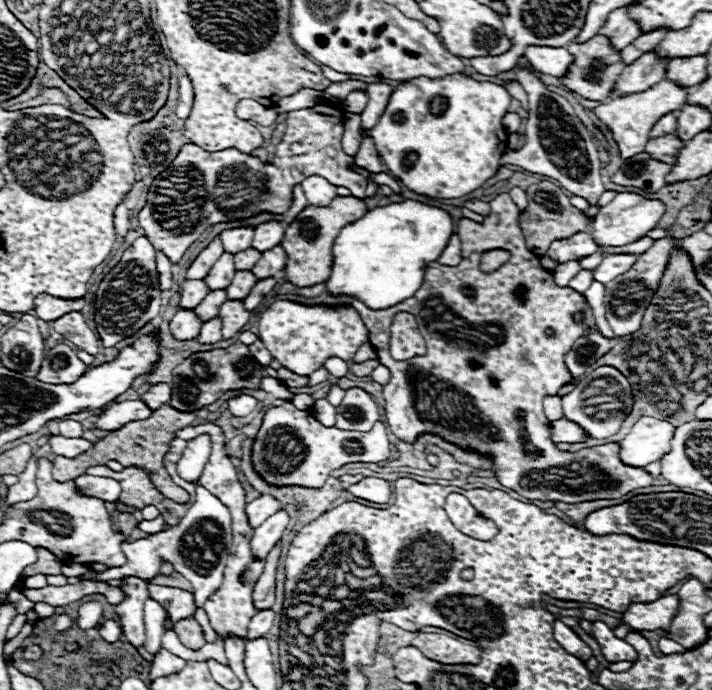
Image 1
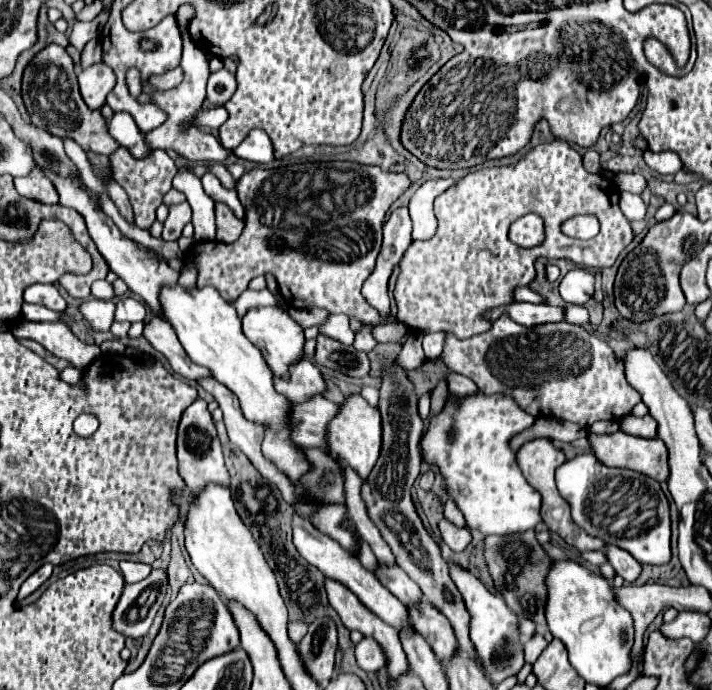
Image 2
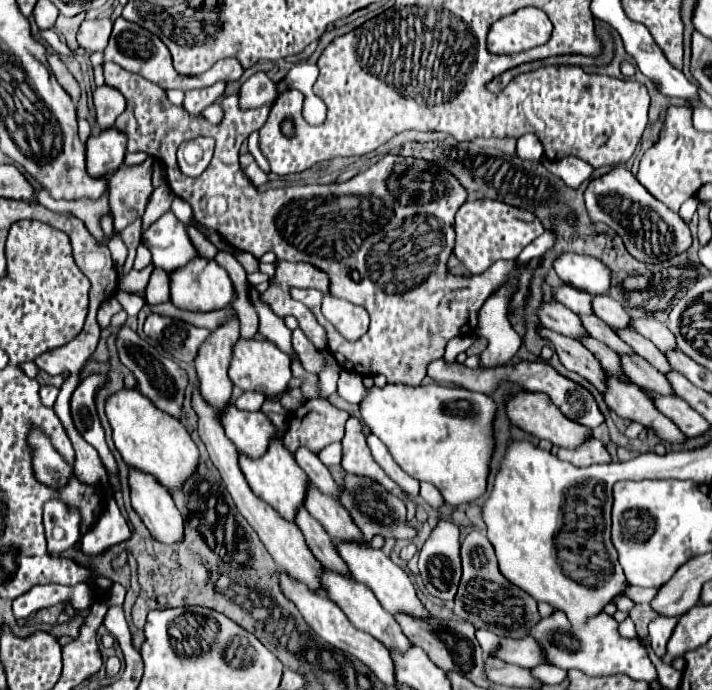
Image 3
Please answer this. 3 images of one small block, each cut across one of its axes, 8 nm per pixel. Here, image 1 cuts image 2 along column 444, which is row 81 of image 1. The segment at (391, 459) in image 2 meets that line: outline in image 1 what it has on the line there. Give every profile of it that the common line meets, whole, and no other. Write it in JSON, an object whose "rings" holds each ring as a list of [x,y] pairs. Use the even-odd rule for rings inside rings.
{"rings":[[[594,36],[592,40],[584,42],[584,44],[570,44],[568,50],[570,50],[570,54],[574,54],[574,64],[572,64],[568,76],[560,78],[560,82],[566,88],[570,88],[572,92],[576,92],[588,100],[606,102],[614,90],[616,78],[626,68],[626,64],[620,58],[620,52],[610,46],[610,40],[606,36]]]}

